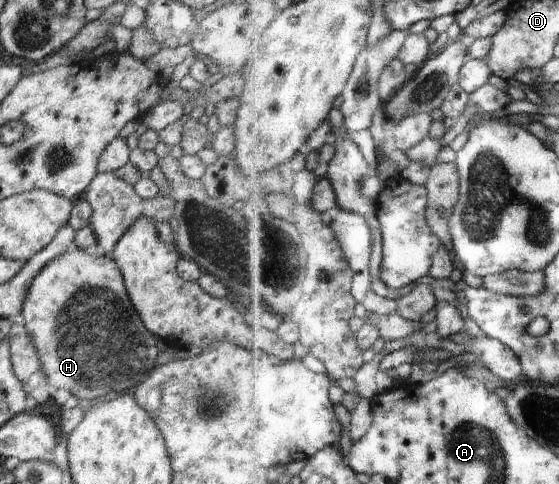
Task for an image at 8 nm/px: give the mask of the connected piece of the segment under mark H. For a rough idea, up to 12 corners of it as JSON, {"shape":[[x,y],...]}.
{"shape":[[76,243],[21,314],[47,381],[133,391],[162,353],[116,263]]}

